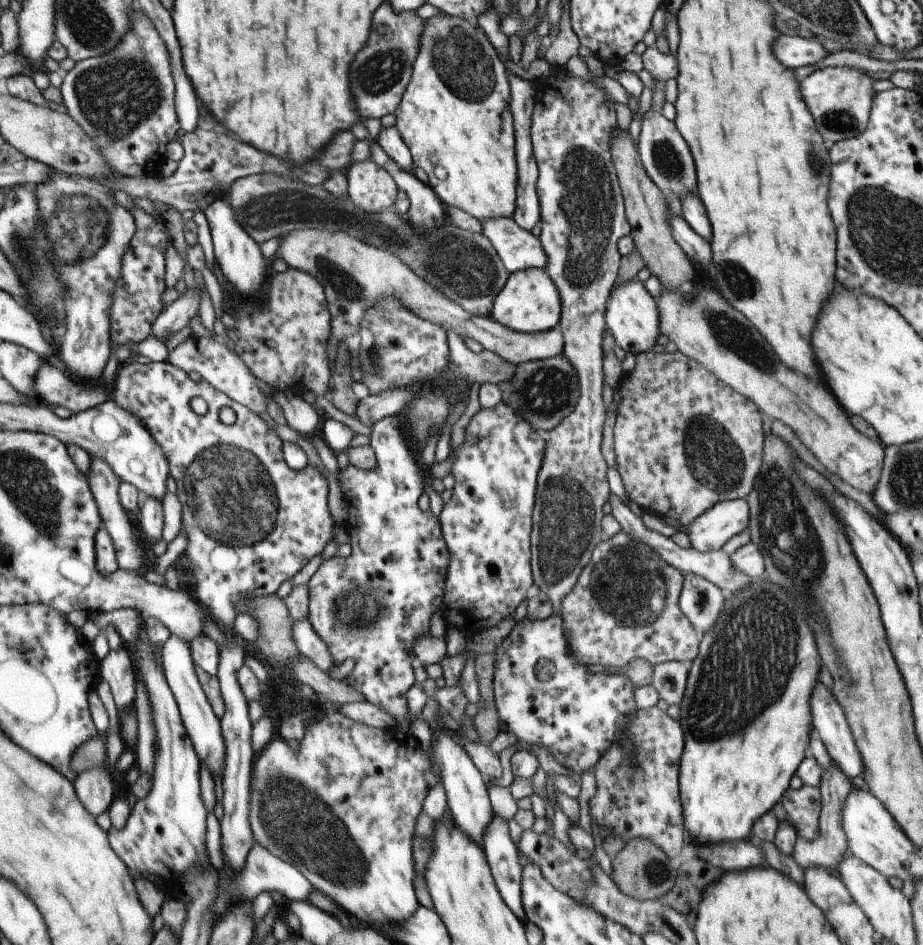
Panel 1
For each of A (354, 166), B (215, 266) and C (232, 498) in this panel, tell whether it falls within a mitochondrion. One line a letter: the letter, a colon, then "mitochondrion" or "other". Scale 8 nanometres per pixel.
A: other
B: other
C: mitochondrion

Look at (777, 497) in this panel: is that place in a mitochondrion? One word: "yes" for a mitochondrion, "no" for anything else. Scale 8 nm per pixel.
yes

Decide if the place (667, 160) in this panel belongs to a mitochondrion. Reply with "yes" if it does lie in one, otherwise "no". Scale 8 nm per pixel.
yes

